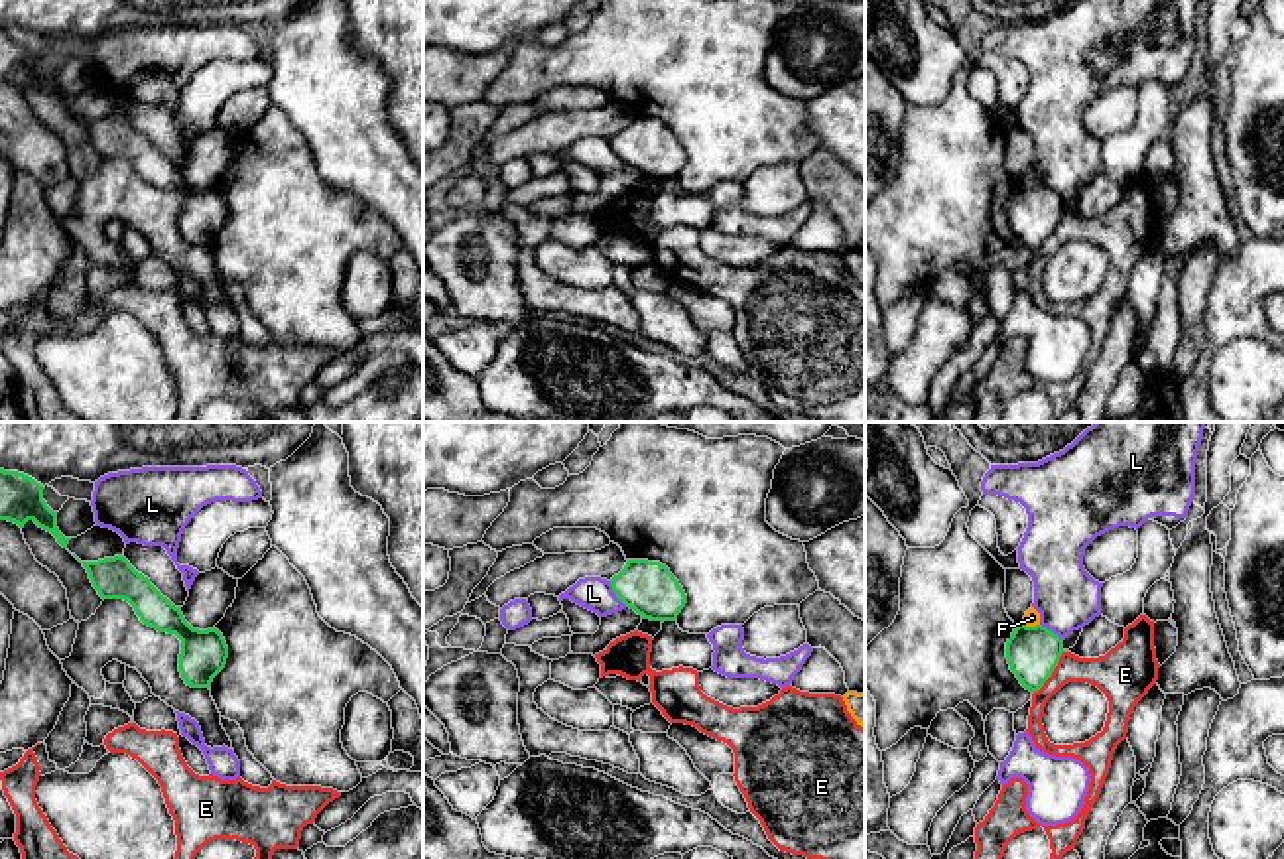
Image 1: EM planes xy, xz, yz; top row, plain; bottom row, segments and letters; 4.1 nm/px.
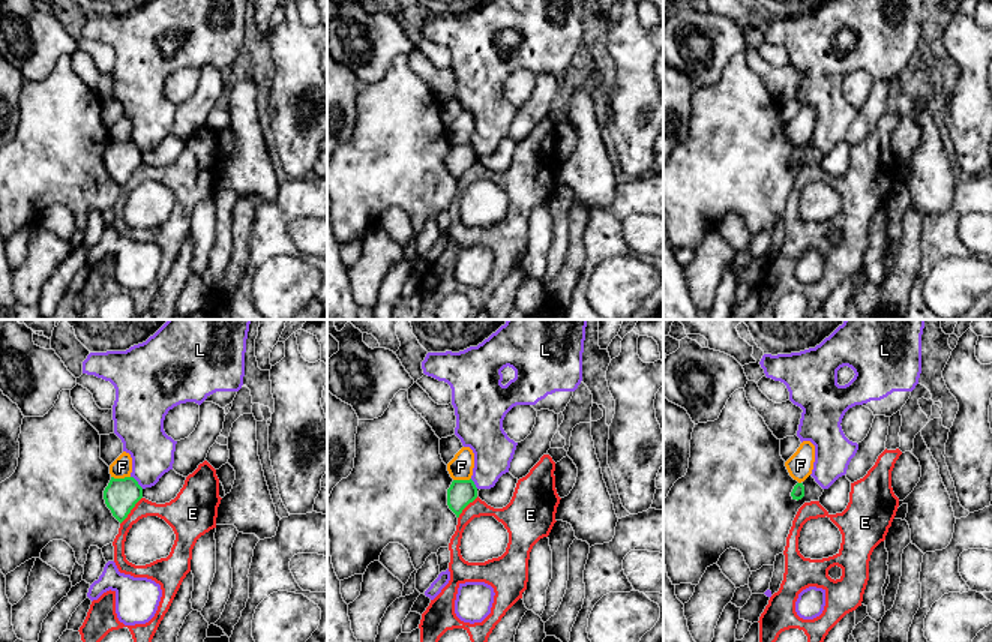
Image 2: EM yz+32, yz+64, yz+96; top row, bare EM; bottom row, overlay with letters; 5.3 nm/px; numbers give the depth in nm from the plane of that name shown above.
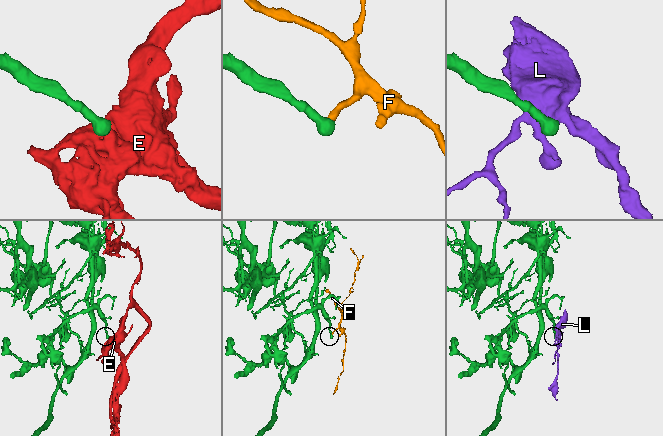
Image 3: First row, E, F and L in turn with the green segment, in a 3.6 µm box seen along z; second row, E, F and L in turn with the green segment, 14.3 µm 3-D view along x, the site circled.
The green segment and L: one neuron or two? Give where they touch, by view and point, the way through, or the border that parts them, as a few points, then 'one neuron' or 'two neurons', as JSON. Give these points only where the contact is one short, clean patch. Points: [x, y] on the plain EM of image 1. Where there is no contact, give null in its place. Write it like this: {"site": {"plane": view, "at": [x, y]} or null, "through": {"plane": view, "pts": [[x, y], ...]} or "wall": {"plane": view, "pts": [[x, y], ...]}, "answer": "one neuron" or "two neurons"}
{"site": {"plane": "xz", "at": [615, 150]}, "answer": "two neurons"}

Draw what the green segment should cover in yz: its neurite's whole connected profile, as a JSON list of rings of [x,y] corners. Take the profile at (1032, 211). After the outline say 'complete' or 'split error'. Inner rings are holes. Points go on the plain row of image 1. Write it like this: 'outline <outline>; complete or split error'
outline [[[1018,183],[1006,201],[1010,229],[1032,252],[1052,234],[1063,211],[1063,199],[1042,183]]]; complete

